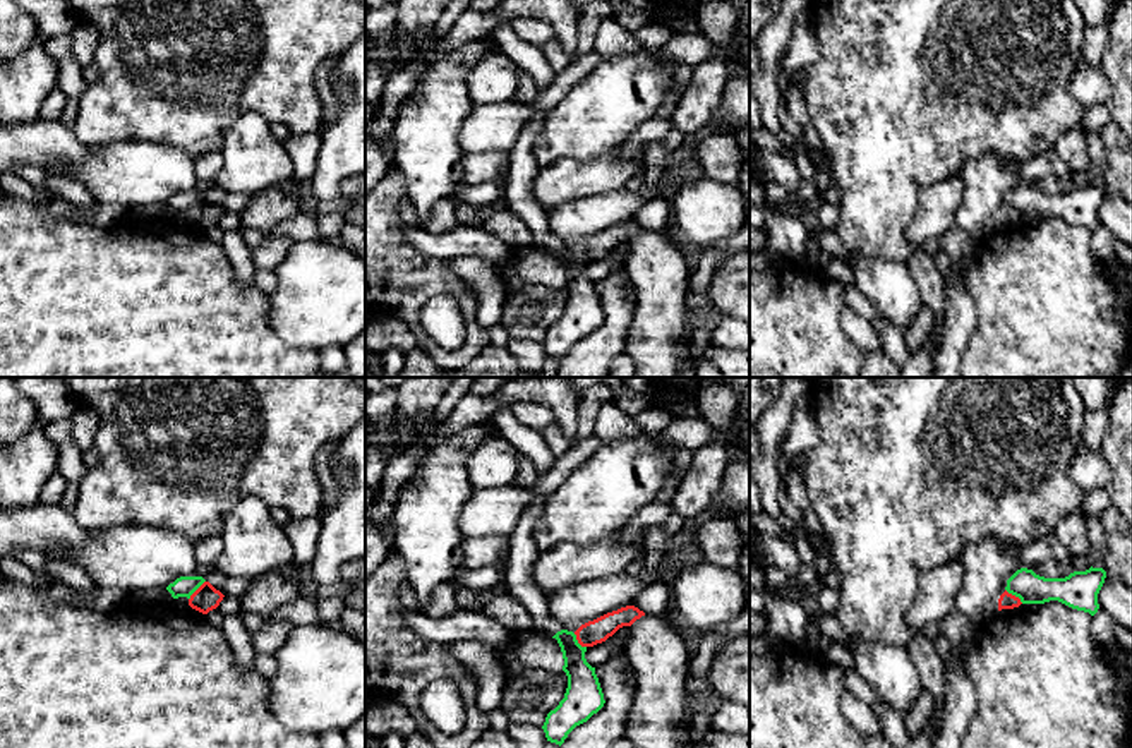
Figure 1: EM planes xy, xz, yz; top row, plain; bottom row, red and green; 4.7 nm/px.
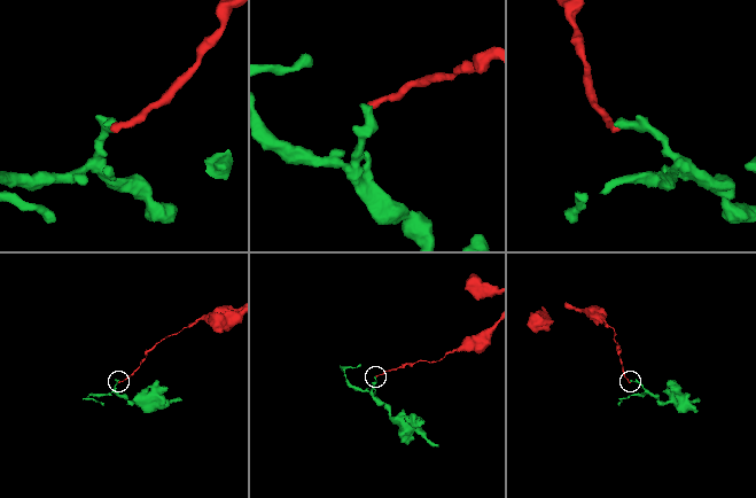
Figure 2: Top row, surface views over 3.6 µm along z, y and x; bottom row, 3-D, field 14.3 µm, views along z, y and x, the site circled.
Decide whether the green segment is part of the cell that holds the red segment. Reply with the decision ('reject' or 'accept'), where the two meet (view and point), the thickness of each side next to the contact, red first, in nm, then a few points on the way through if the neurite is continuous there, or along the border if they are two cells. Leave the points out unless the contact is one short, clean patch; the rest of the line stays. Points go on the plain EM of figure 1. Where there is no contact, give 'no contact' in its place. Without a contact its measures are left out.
reject; contact yz (1014, 211); calibres 80 and 140 nm; border yz (1005, 205), (1023, 218)

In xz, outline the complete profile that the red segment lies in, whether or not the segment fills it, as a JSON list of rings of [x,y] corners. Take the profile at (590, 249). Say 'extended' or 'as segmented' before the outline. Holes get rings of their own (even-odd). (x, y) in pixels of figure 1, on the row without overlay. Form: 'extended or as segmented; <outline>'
as segmented; [[[626,221],[581,240],[575,250],[581,262],[593,262],[605,257],[619,244],[631,242],[641,232],[645,232],[643,226],[635,221]]]

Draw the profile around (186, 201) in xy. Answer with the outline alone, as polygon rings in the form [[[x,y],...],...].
[[[180,192],[173,199],[166,202],[166,206],[172,209],[173,214],[187,213],[190,211],[204,199],[206,196],[202,192]]]

